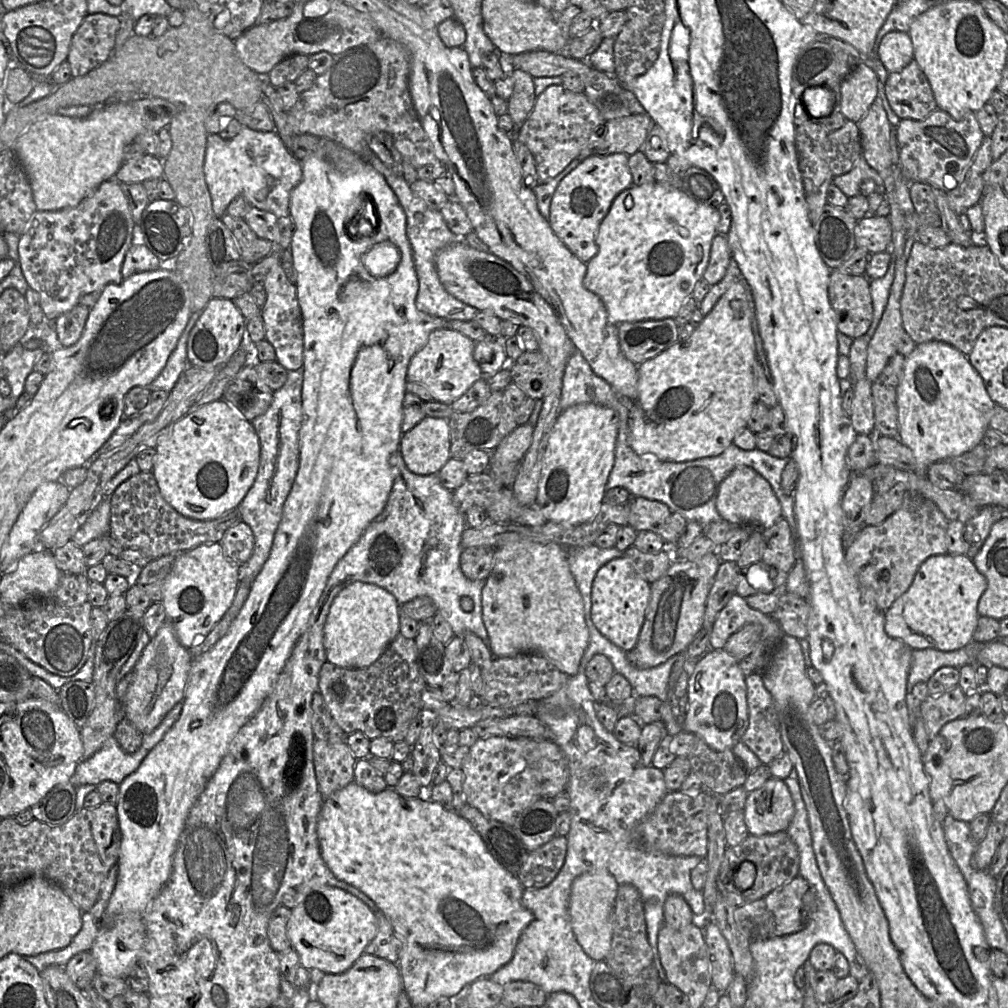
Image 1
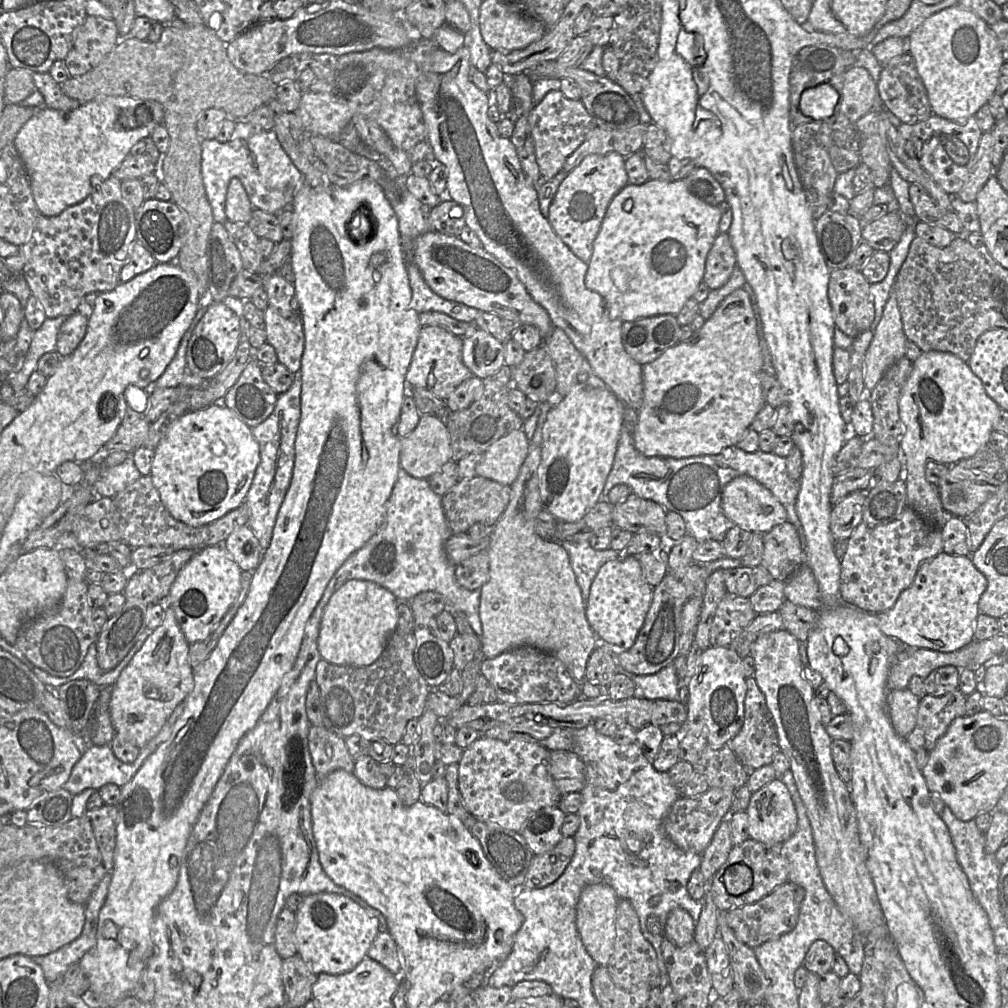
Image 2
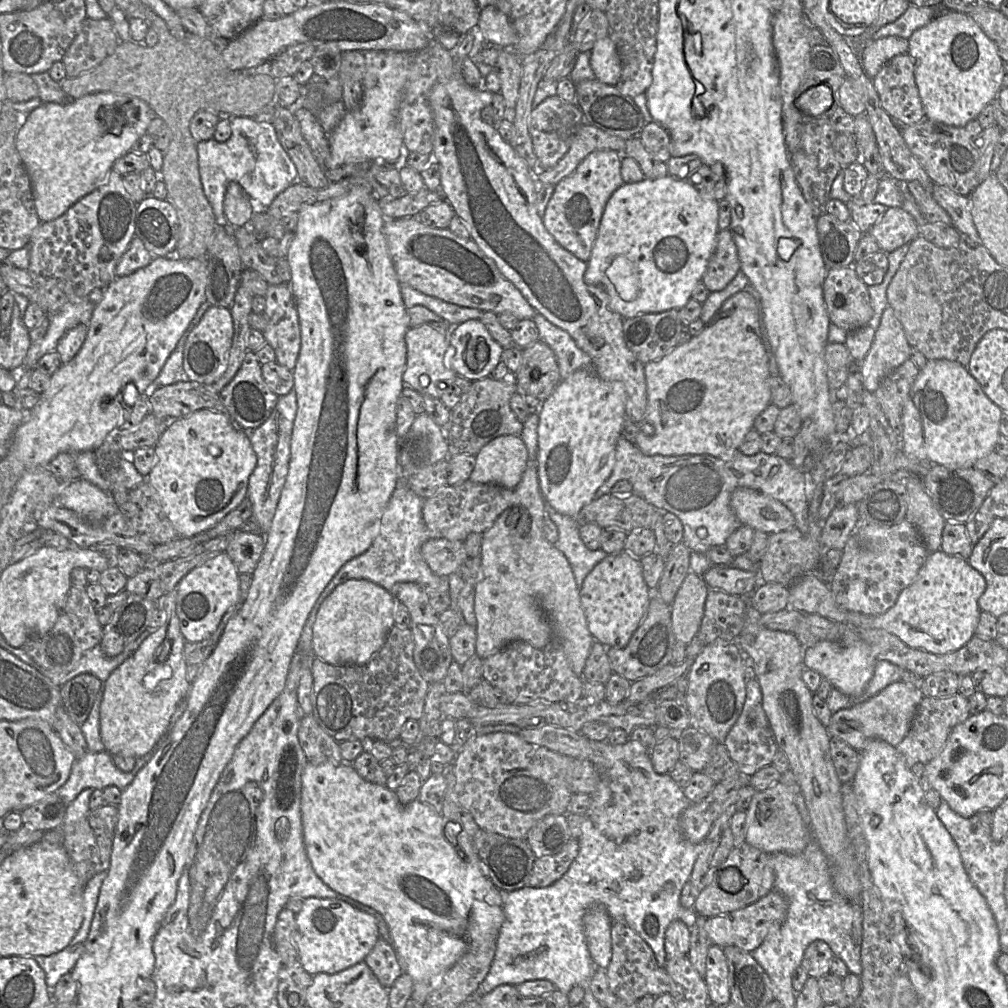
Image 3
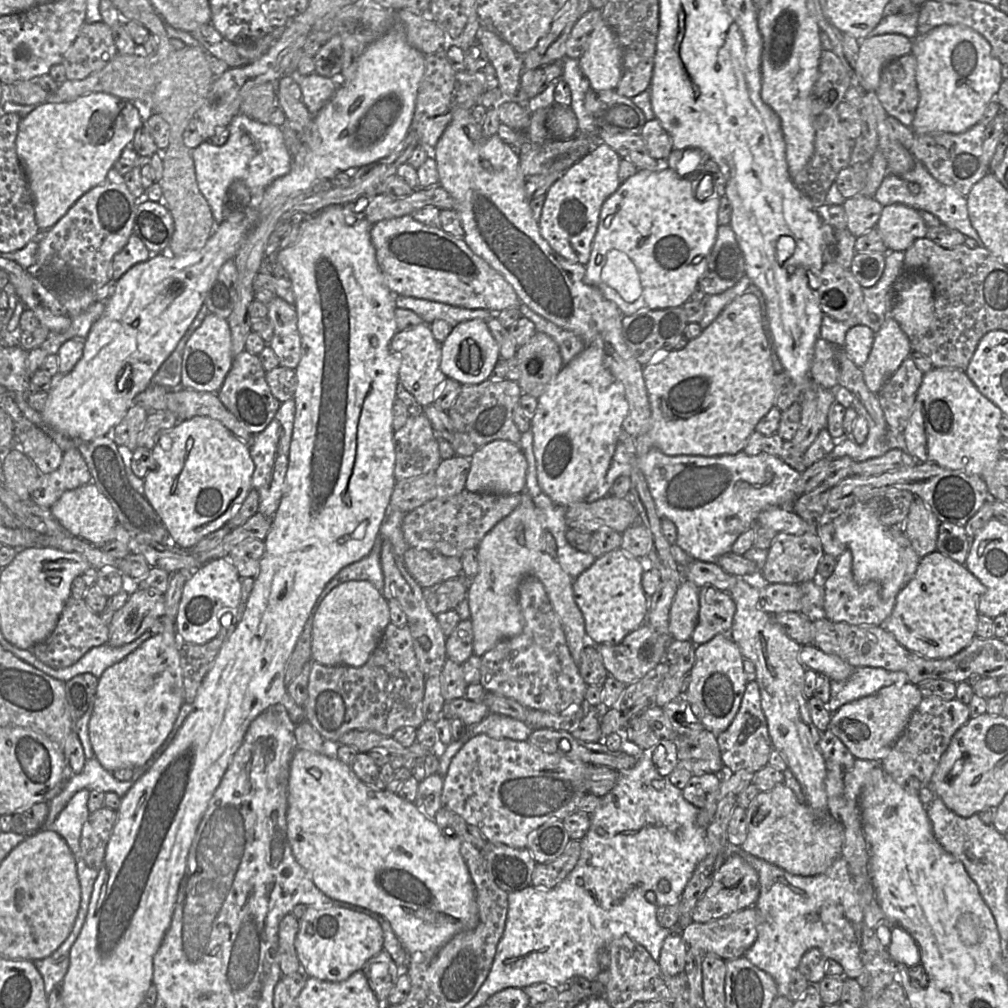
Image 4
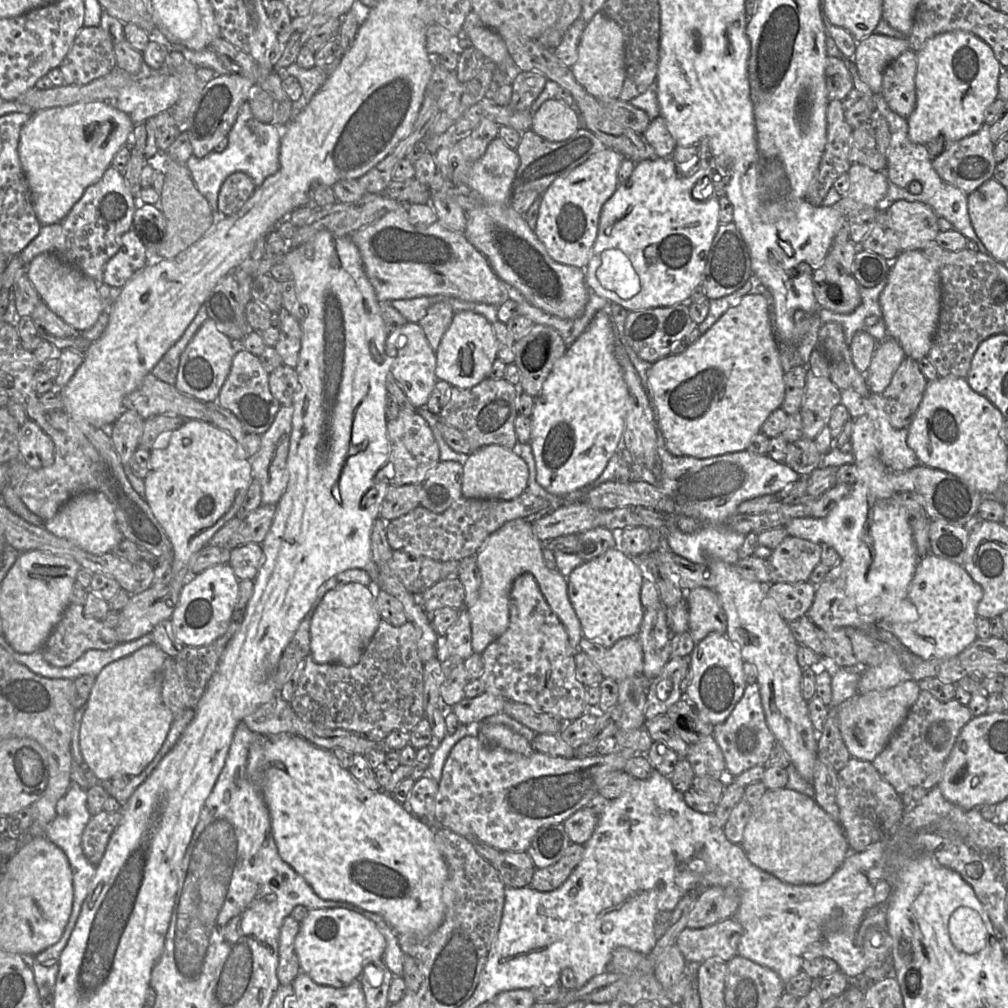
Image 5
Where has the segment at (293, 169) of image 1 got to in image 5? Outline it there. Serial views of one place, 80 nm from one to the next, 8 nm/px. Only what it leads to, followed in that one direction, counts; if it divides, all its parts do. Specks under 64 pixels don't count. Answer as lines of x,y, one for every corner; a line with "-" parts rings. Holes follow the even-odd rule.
247,100
238,112
237,119
228,134
228,146
223,152
212,151
203,158
197,158
193,154
189,157
185,164
196,187
209,202
215,223
222,218
218,209
218,195
225,179
235,172
244,172
252,178
256,187
262,185
266,178
280,168
281,137
282,133
278,126
260,122
253,116

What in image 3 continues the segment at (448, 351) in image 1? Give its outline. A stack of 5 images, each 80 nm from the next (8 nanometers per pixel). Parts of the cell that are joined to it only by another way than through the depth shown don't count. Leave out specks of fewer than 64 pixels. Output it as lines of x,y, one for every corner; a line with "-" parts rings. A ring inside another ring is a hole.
422,324
409,328
405,335
407,346
407,361
402,380
405,386
415,389
421,395
428,395
440,399
445,388
458,376
453,370
447,368
444,357
449,349
449,333
442,332
430,324

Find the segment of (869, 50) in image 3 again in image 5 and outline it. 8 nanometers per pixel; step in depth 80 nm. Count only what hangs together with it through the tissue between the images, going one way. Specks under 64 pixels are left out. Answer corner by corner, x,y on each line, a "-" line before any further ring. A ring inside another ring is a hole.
871,34
858,42
854,57
849,60
855,63
861,80
879,94
885,68
908,49
907,39

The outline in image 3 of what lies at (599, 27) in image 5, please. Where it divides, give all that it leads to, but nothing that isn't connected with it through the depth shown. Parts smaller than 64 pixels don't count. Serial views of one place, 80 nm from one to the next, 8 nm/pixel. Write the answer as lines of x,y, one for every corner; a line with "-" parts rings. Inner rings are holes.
609,36
595,42
591,50
590,65
598,81
616,86
621,76
622,64

